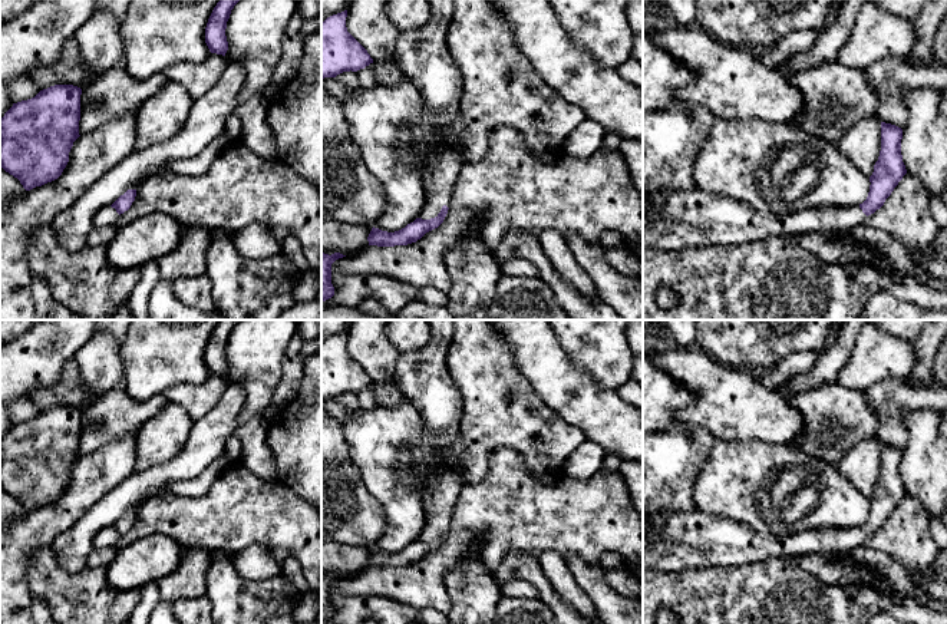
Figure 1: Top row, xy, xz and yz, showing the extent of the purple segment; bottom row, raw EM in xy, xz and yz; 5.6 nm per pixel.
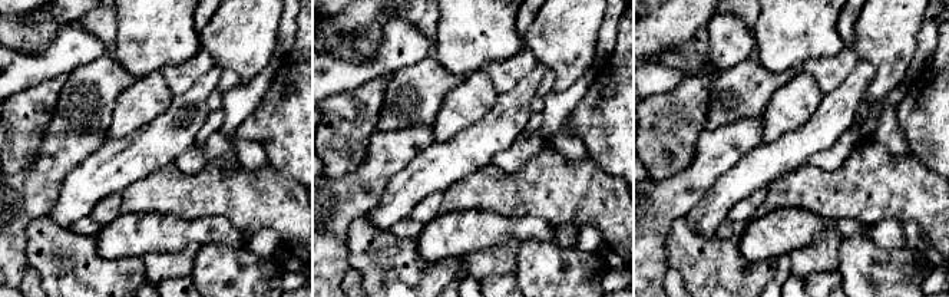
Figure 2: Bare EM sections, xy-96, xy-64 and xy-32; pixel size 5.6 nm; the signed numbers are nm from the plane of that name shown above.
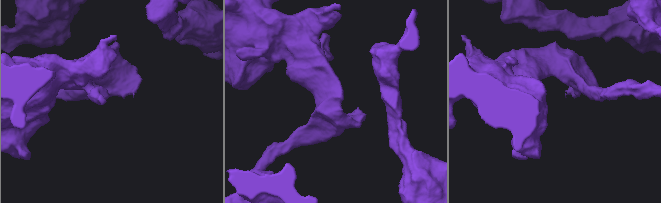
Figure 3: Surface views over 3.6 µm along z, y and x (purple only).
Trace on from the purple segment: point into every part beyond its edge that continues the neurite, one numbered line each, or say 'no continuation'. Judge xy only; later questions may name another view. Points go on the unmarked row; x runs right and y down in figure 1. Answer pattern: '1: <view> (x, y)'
1: xy (106, 538)

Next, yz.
1: yz (693, 538)

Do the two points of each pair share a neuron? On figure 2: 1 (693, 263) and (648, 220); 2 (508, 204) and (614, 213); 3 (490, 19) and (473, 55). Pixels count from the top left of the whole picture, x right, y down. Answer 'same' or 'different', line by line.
1: different
2: same
3: same

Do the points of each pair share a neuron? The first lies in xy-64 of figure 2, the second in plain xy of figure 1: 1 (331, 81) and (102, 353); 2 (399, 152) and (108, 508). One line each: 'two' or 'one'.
1: one
2: two

